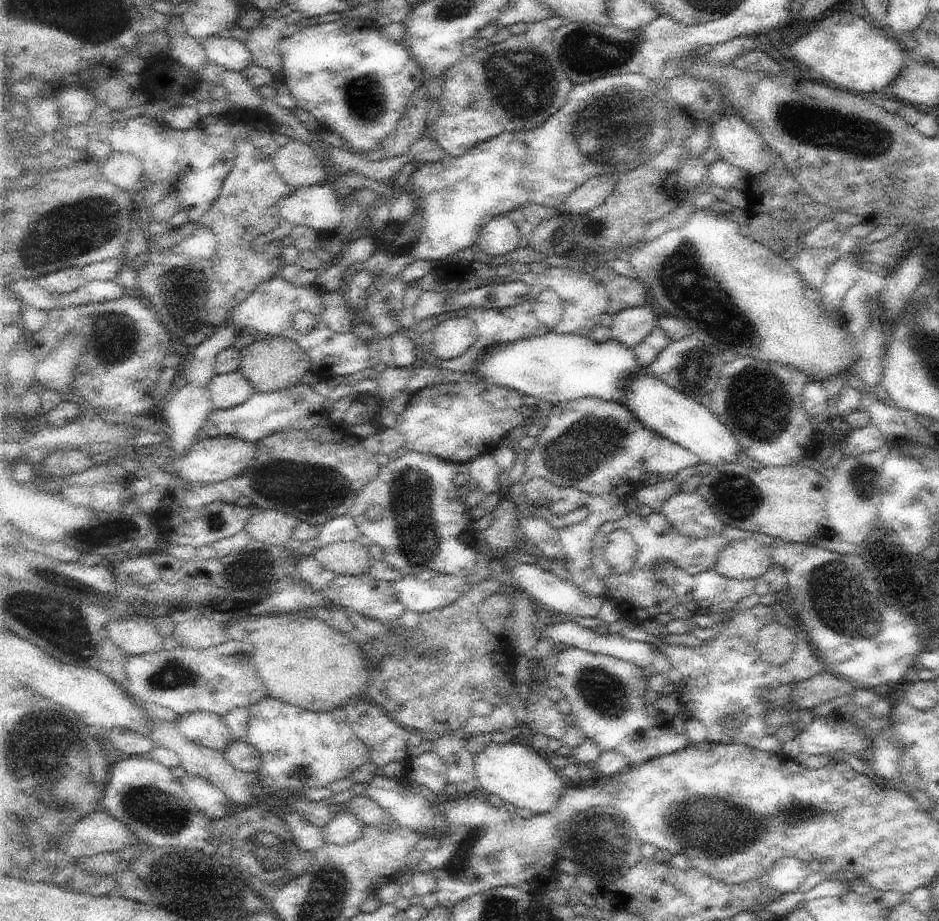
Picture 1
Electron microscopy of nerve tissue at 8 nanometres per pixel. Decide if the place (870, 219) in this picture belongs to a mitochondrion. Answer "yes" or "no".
no

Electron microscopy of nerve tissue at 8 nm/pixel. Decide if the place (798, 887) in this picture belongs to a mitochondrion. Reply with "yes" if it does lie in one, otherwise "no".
no

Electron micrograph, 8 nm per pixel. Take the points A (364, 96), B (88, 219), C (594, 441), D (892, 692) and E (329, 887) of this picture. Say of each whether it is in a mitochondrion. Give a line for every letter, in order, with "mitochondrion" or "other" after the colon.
A: mitochondrion
B: mitochondrion
C: mitochondrion
D: other
E: mitochondrion

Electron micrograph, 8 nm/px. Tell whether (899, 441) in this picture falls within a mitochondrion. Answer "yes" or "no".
no

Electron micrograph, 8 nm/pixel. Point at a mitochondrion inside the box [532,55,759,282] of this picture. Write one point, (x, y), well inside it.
(607, 131)

